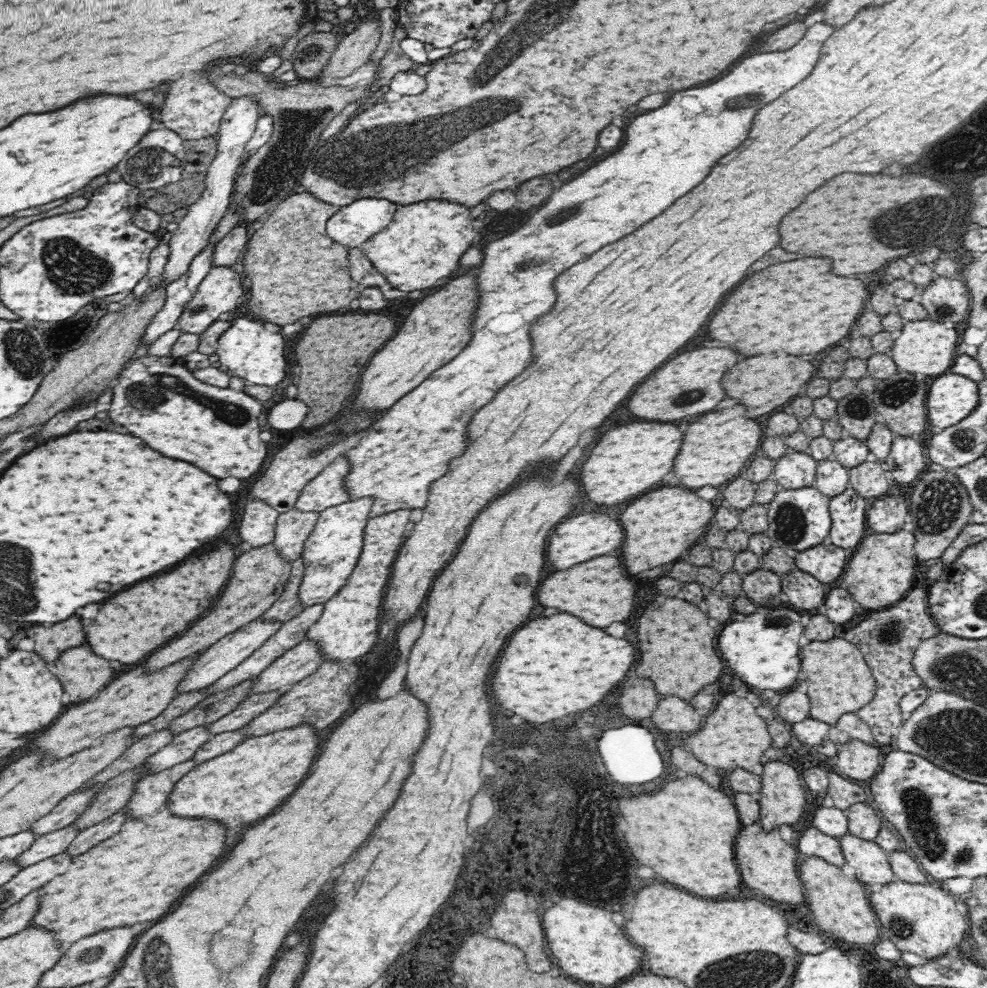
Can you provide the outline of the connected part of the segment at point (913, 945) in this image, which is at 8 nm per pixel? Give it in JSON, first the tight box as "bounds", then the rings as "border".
{"bounds":[868,880,969,959],"border":[[[896,880],[882,885],[881,889],[872,892],[868,897],[878,919],[880,919],[880,939],[891,940],[898,951],[911,952],[925,959],[934,959],[943,956],[948,948],[954,948],[962,942],[964,932],[969,928],[968,916],[958,911],[957,897],[950,894],[946,886],[934,886],[930,883],[906,883]]]}

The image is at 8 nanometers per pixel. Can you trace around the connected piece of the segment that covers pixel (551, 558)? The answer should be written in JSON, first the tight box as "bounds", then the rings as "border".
{"bounds":[546,512,624,570],"border":[[[600,512],[580,514],[574,518],[566,518],[564,522],[560,522],[556,526],[556,530],[552,530],[548,546],[546,546],[546,558],[554,568],[564,570],[574,564],[592,560],[596,556],[610,554],[610,552],[618,550],[622,542],[624,542],[624,530],[616,520],[612,520],[610,516],[600,514]]]}

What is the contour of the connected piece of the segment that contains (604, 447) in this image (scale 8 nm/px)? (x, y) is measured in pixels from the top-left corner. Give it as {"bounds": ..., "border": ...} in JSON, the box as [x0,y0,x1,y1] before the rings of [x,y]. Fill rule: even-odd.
{"bounds":[580,422,684,506],"border":[[[658,422],[624,424],[602,434],[580,470],[580,484],[586,496],[596,504],[612,506],[648,492],[672,470],[682,438],[684,434],[674,424]]]}

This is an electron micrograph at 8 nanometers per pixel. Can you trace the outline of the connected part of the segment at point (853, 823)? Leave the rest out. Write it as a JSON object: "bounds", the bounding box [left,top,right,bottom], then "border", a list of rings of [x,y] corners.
{"bounds":[846,802,882,841],"border":[[[854,802],[846,808],[848,831],[860,839],[875,841],[876,834],[881,830],[882,824],[878,814],[870,805],[864,802]]]}

